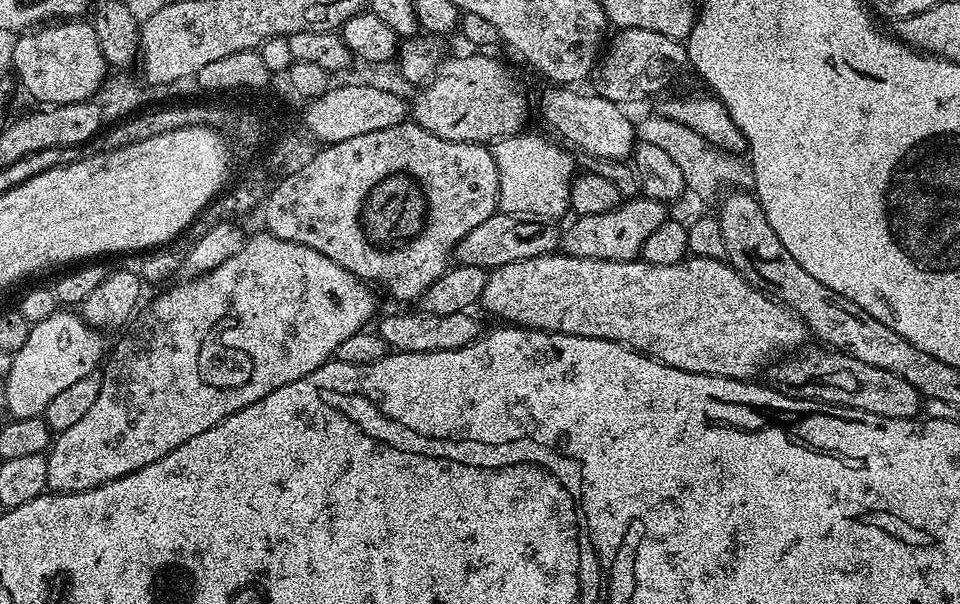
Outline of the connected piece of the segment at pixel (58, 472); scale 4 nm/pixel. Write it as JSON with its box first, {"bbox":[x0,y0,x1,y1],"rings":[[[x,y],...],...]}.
{"bbox":[46,230,377,493],"rings":[[[260,230],[257,236],[249,235],[244,241],[242,250],[238,250],[238,254],[230,254],[230,258],[214,266],[214,270],[185,279],[185,281],[185,284],[176,284],[169,292],[162,293],[148,309],[145,307],[127,325],[123,333],[125,336],[113,348],[111,345],[106,356],[106,363],[102,368],[101,390],[98,392],[98,398],[91,403],[90,410],[87,410],[74,426],[59,433],[53,439],[52,446],[46,453],[48,458],[46,478],[48,488],[53,493],[88,492],[92,488],[122,478],[126,474],[134,474],[134,470],[142,470],[142,466],[150,466],[150,462],[158,462],[158,458],[166,458],[170,450],[178,450],[182,442],[190,442],[190,438],[202,434],[202,430],[210,430],[210,426],[218,426],[218,422],[266,398],[266,394],[278,390],[278,386],[298,382],[298,378],[306,378],[306,374],[327,364],[335,357],[338,346],[342,346],[342,342],[350,338],[350,334],[361,331],[367,325],[364,323],[372,315],[373,317],[377,315],[376,296],[365,281],[350,274],[348,270],[342,270],[342,266],[338,266],[336,262],[330,262],[326,254],[318,254],[318,250],[310,250],[310,246],[302,246],[298,242],[286,242],[282,238],[270,235],[266,230]]]}

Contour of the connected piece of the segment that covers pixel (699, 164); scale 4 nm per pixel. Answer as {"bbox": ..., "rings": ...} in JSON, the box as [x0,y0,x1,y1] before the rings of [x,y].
{"bbox":[636,114,752,201],"rings":[[[659,114],[644,116],[636,124],[636,139],[639,143],[658,146],[662,149],[682,169],[685,189],[689,193],[697,192],[704,200],[714,199],[715,201],[725,190],[752,184],[751,163],[744,161],[743,164],[740,161],[743,159],[739,155],[706,142],[706,138],[694,134],[694,130],[690,130],[690,126],[682,126],[682,122],[674,122]]]}

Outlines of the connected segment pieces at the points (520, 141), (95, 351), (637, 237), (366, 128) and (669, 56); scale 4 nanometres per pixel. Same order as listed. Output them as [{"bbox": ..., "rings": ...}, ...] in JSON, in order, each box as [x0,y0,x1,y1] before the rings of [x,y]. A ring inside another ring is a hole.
[{"bbox":[491,135,578,222],"rings":[[[528,135],[503,136],[491,145],[492,157],[498,166],[498,208],[511,216],[552,222],[557,219],[555,216],[569,211],[572,182],[577,175],[578,164],[567,147],[551,144],[544,136]]]},{"bbox":[5,310,106,420],"rings":[[[57,310],[54,314],[50,314],[50,318],[42,318],[42,322],[31,325],[22,348],[11,353],[12,365],[5,384],[7,415],[21,420],[22,418],[34,418],[44,414],[47,406],[62,390],[95,373],[101,367],[106,356],[106,344],[104,348],[103,339],[105,340],[105,337],[97,329],[90,327],[84,321],[83,316],[72,310]]]},{"bbox":[562,195,670,260],"rings":[[[646,195],[628,198],[614,210],[606,214],[576,216],[568,232],[563,233],[562,248],[569,256],[578,258],[598,258],[599,260],[635,260],[642,250],[642,242],[650,238],[651,232],[658,230],[662,222],[670,218],[669,205],[651,200]]]},{"bbox":[303,84,408,144],"rings":[[[372,84],[329,87],[323,95],[311,99],[303,109],[308,130],[322,140],[331,140],[333,144],[401,124],[408,114],[406,100],[404,102],[398,95]]]},{"bbox":[589,27,688,105],"rings":[[[642,27],[622,28],[615,31],[614,38],[609,39],[603,52],[600,54],[589,76],[591,91],[607,101],[613,101],[618,105],[626,102],[636,102],[656,93],[662,86],[664,79],[668,80],[680,67],[688,64],[688,48],[681,41],[670,38],[669,35],[660,34],[654,30],[643,30]]]}]

